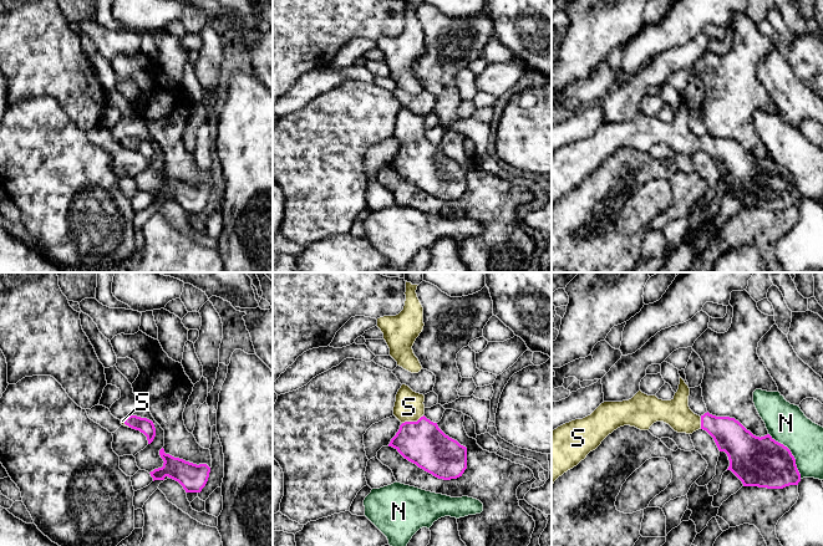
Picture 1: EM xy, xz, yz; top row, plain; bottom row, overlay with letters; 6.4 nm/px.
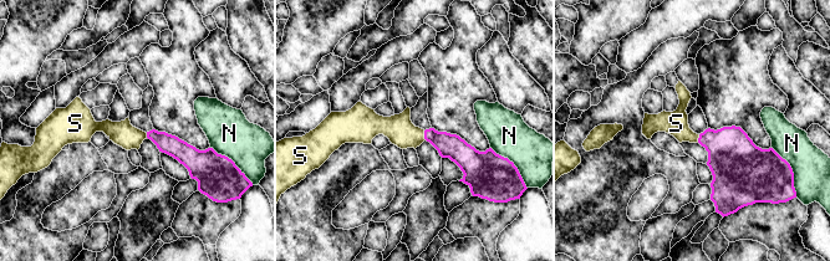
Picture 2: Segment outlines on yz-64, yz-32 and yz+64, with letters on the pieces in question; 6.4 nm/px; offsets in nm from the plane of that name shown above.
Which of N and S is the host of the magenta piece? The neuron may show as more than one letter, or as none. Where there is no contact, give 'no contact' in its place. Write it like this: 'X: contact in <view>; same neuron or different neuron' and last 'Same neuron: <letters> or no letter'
N: contact in yz; different neuron
S: contact in xz; same neuron
Same neuron: S

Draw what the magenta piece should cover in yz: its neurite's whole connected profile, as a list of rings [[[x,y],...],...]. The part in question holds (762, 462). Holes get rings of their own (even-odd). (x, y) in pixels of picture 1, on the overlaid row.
[[[680,377],[679,389],[671,400],[659,399],[656,396],[647,396],[639,391],[631,399],[623,402],[604,402],[590,415],[565,423],[552,432],[552,486],[554,481],[568,470],[576,466],[586,455],[595,450],[601,442],[620,427],[630,425],[640,430],[649,430],[656,422],[669,424],[677,433],[692,434],[698,429],[706,430],[715,440],[720,451],[725,451],[730,460],[731,470],[743,484],[743,486],[758,486],[767,489],[783,489],[789,485],[798,485],[801,474],[796,465],[796,459],[791,450],[776,442],[769,434],[756,437],[747,430],[738,420],[730,417],[716,417],[708,412],[703,415],[695,414],[689,407],[690,388]]]

